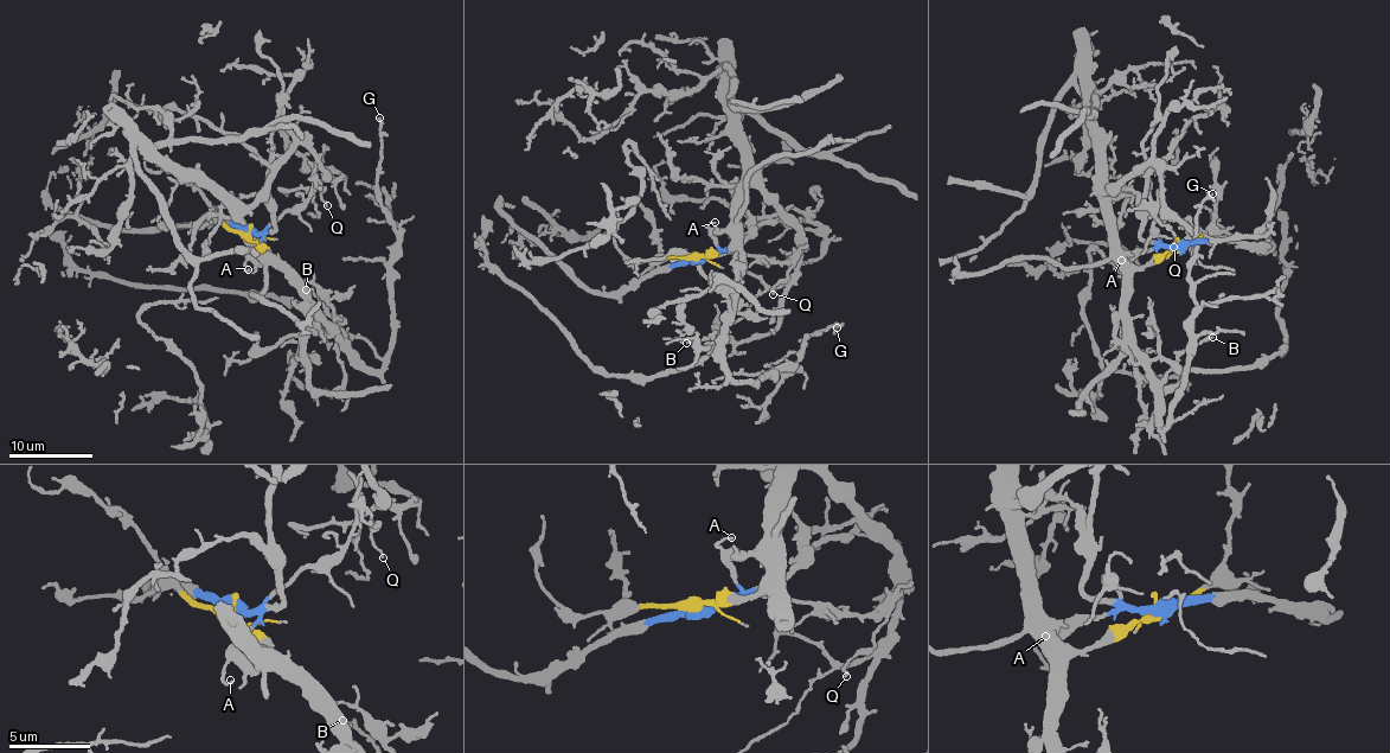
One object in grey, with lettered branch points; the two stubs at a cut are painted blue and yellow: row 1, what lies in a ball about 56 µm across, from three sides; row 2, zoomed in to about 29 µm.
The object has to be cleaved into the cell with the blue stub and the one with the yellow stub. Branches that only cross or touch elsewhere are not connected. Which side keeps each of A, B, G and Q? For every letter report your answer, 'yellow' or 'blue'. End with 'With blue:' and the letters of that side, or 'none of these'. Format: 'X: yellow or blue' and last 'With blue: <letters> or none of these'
A: blue
B: yellow
G: yellow
Q: blue
With blue: A, Q

